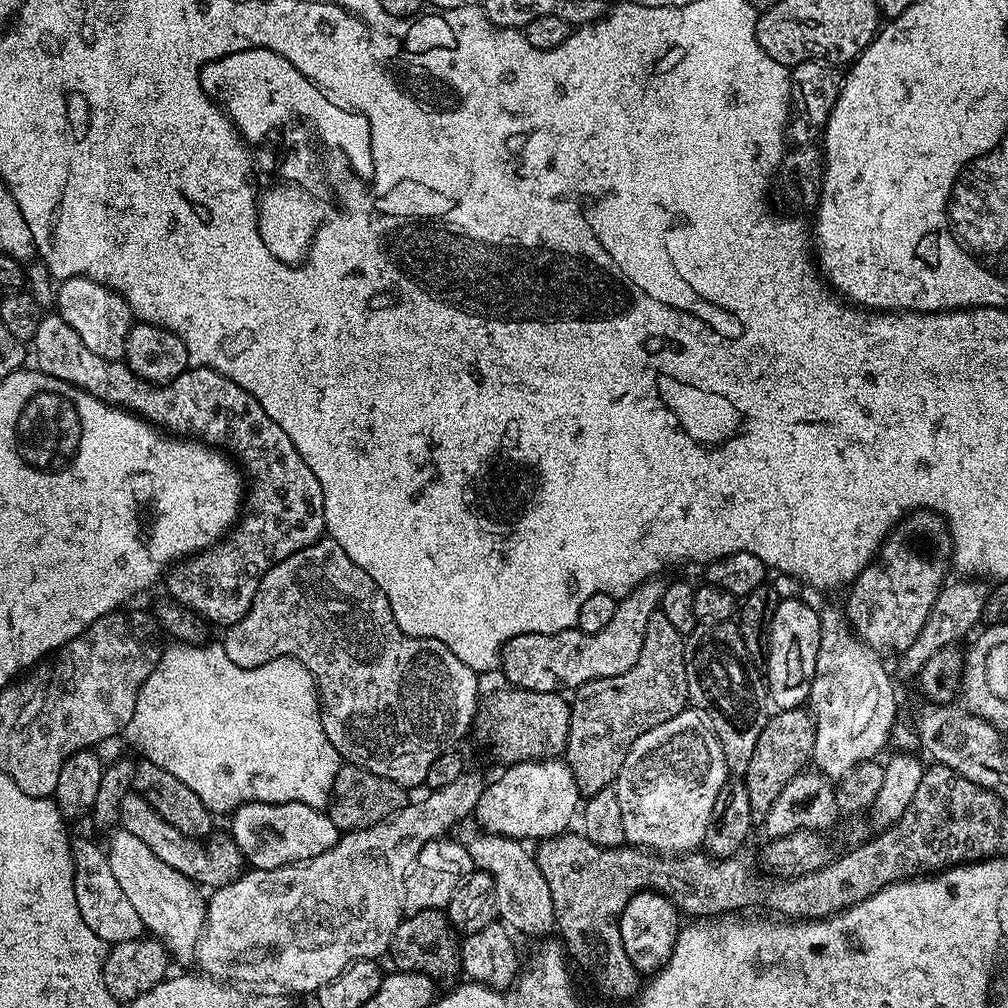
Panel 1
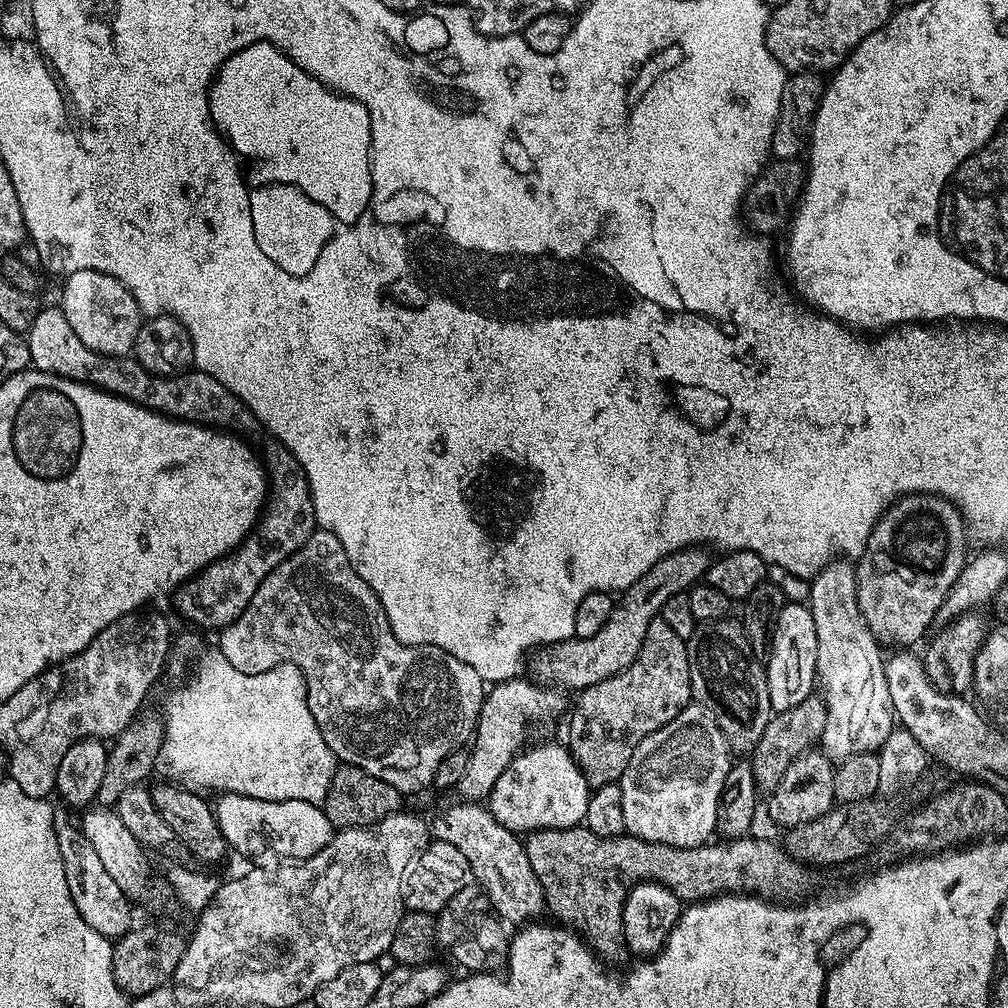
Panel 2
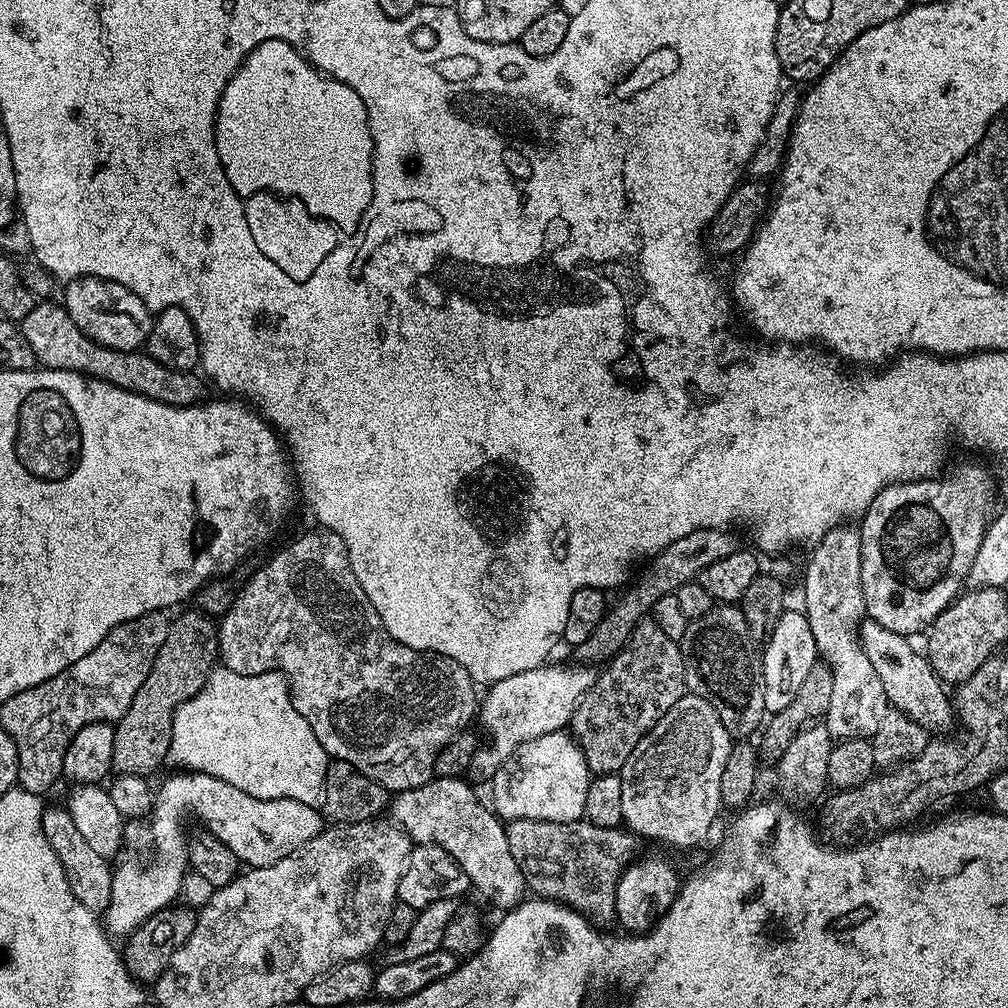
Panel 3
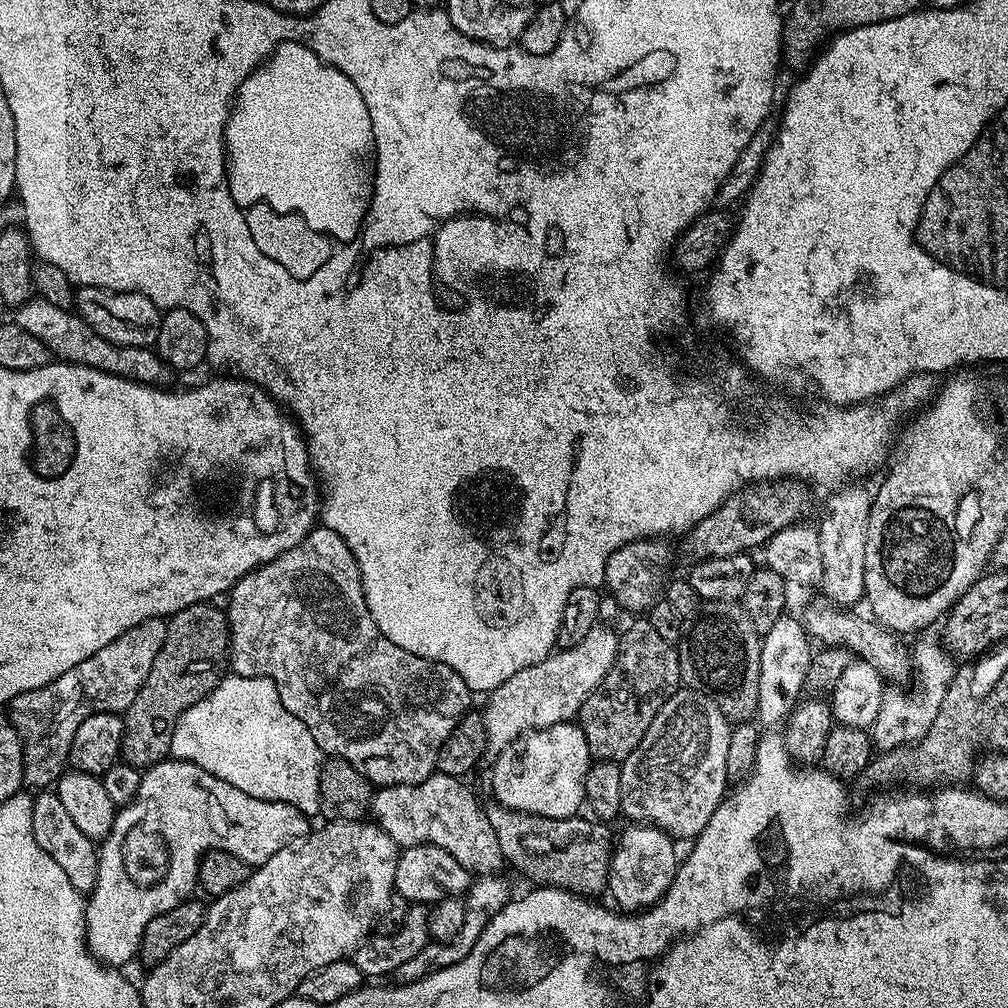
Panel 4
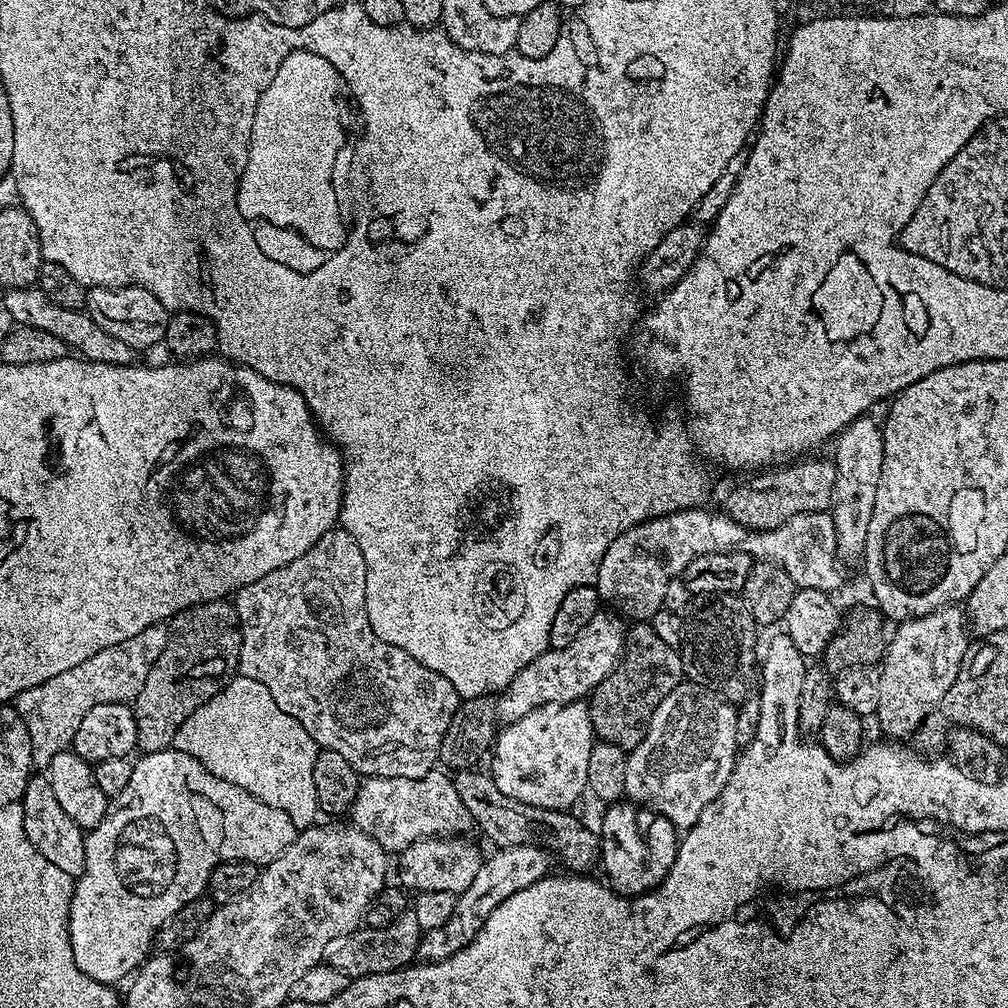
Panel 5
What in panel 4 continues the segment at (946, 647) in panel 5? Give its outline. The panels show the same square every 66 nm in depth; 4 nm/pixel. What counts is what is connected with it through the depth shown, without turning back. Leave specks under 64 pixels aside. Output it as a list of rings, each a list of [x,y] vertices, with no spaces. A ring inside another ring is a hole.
[[[939,639],[920,640],[916,645],[911,645],[910,668],[914,674],[916,671],[916,681],[913,682],[912,688],[888,686],[885,687],[884,693],[882,694],[882,706],[878,706],[878,718],[874,718],[870,729],[873,745],[880,752],[889,752],[890,750],[901,748],[907,744],[916,744],[924,737],[926,730],[930,730],[934,718],[938,718],[940,703],[942,702],[942,698],[946,698],[946,690],[956,676],[957,665],[954,663],[953,657],[950,655],[948,649],[944,647]]]

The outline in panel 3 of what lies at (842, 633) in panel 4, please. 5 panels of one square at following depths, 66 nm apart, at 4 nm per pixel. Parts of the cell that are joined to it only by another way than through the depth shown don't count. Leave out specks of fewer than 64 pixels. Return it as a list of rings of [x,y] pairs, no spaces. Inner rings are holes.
[[[865,619],[860,625],[860,645],[870,658],[874,670],[878,670],[878,678],[882,678],[882,690],[886,690],[889,705],[895,711],[906,714],[914,722],[918,722],[932,734],[944,734],[954,724],[954,704],[944,691],[945,685],[936,676],[936,672],[928,665],[927,655],[912,645],[907,636],[894,630],[886,630],[886,626],[878,626],[878,622]]]

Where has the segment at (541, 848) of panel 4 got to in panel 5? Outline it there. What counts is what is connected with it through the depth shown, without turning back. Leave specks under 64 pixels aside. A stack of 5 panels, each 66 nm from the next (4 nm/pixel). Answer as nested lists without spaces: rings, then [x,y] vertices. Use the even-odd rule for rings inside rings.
[[[460,770],[454,779],[458,796],[470,814],[473,825],[484,831],[488,840],[496,843],[497,849],[523,844],[535,844],[537,848],[554,851],[560,855],[567,871],[572,874],[584,874],[588,868],[597,867],[600,858],[600,838],[592,832],[576,816],[568,816],[567,811],[551,812],[538,806],[530,806],[526,802],[518,802],[518,798],[506,798],[502,790],[493,782],[487,771]],[[553,848],[553,849],[552,849]]]

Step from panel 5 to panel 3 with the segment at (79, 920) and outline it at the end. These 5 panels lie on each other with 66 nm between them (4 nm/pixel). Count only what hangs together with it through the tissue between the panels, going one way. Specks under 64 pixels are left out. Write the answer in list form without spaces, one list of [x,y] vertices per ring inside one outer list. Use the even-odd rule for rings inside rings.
[[[177,771],[176,776],[164,780],[154,792],[152,811],[147,818],[132,818],[124,826],[124,843],[120,845],[118,859],[112,868],[112,889],[110,902],[102,913],[102,924],[113,937],[127,938],[136,928],[146,922],[155,912],[169,907],[172,900],[180,892],[184,884],[184,872],[188,868],[188,849],[184,836],[184,812],[189,812],[196,820],[204,823],[203,827],[218,837],[245,865],[253,868],[265,868],[292,852],[305,848],[315,836],[322,831],[322,816],[311,804],[294,802],[293,800],[263,800],[246,794],[246,790],[238,790],[238,786],[230,786],[230,782],[222,782],[222,778],[214,778],[210,774]]]

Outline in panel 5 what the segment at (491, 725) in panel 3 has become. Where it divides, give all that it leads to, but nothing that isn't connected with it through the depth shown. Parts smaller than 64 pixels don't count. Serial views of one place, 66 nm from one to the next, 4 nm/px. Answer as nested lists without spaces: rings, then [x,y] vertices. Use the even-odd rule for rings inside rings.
[[[601,610],[586,622],[570,646],[549,648],[530,666],[526,666],[504,687],[496,700],[496,714],[501,725],[512,724],[518,718],[548,704],[569,704],[584,700],[602,681],[616,669],[620,654],[624,650],[626,624],[619,615]]]

